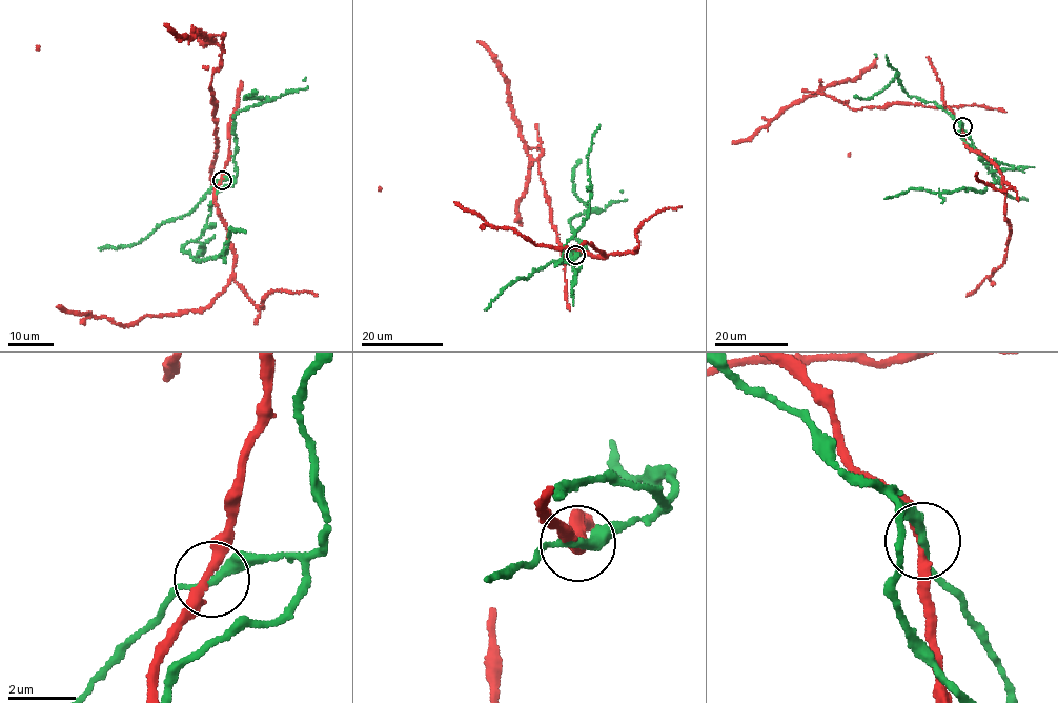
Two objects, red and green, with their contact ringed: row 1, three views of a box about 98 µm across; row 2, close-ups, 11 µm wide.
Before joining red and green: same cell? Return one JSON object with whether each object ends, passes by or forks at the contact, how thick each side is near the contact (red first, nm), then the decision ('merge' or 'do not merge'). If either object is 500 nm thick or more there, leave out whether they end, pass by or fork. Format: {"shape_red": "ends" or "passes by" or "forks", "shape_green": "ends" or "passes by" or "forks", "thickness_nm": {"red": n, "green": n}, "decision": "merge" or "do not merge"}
{"shape_red": "passes by", "shape_green": "passes by", "thickness_nm": {"red": 280, "green": 260}, "decision": "do not merge"}

